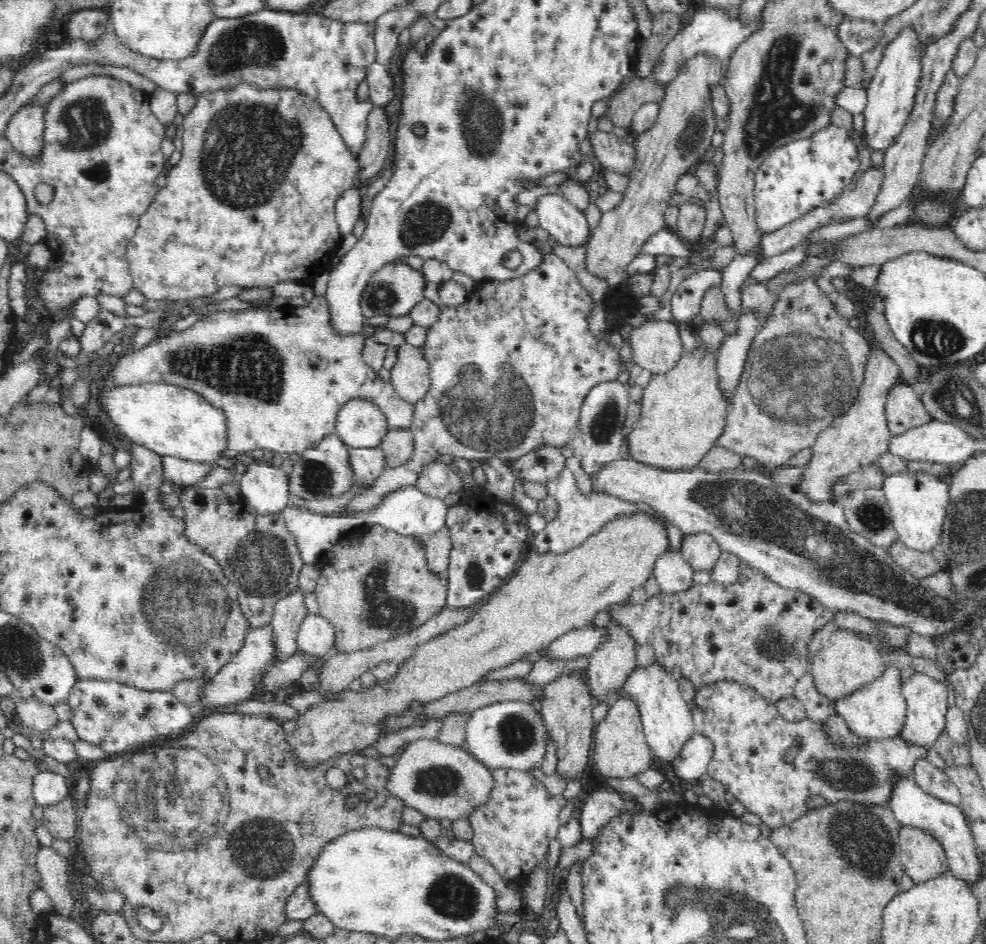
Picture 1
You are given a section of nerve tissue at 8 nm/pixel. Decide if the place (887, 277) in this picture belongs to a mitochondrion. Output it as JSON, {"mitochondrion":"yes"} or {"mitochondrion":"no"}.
{"mitochondrion":"no"}

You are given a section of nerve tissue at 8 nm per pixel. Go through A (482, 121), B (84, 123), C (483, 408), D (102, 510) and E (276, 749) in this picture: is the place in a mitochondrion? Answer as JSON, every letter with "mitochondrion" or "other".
{"A":"mitochondrion","B":"mitochondrion","C":"mitochondrion","D":"other","E":"other"}

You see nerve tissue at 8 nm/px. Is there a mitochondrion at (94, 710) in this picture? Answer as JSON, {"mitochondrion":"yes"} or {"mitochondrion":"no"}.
{"mitochondrion":"no"}

